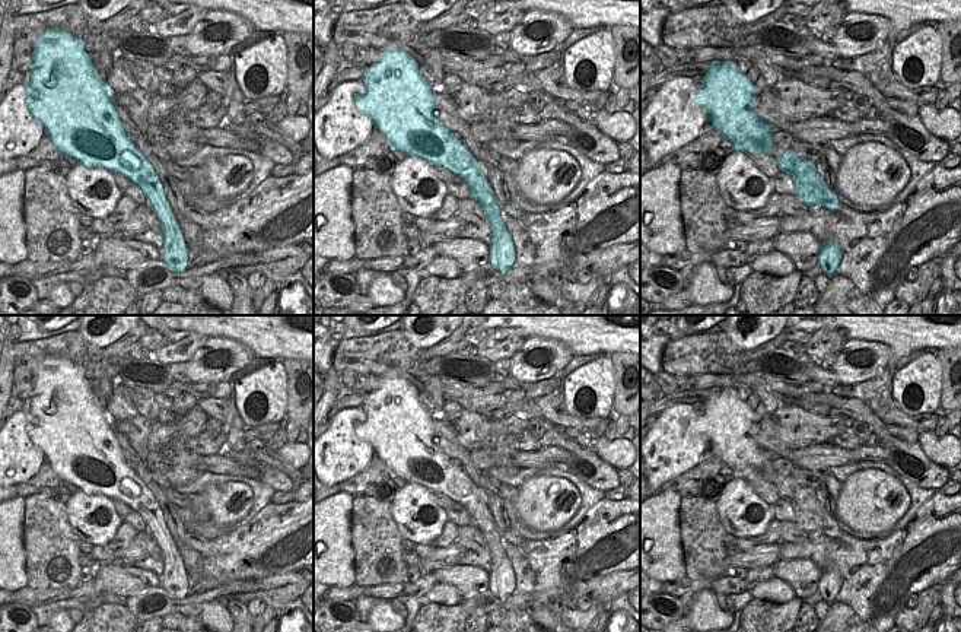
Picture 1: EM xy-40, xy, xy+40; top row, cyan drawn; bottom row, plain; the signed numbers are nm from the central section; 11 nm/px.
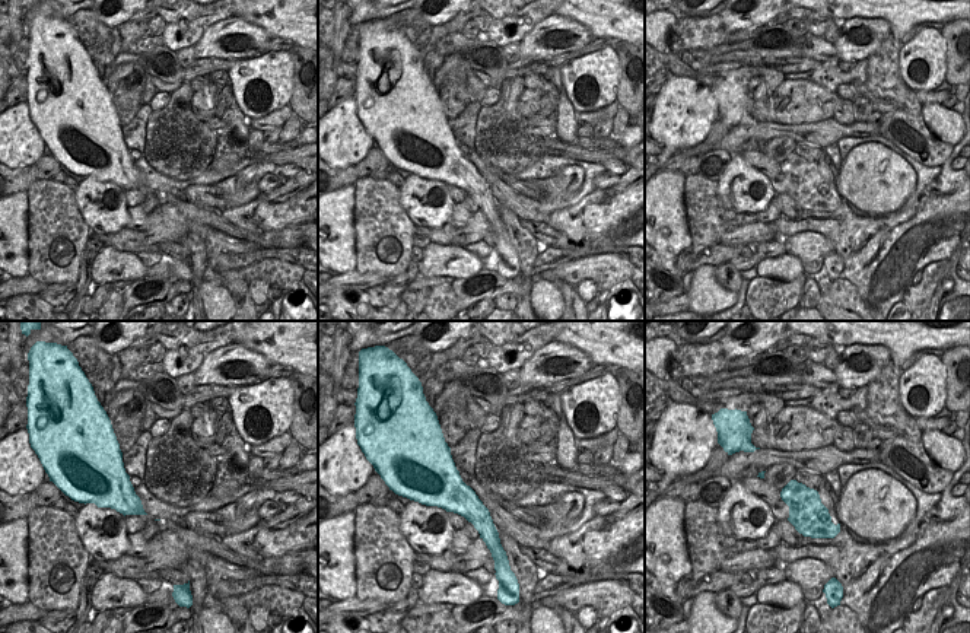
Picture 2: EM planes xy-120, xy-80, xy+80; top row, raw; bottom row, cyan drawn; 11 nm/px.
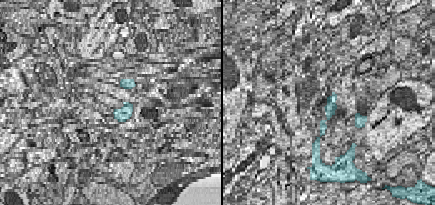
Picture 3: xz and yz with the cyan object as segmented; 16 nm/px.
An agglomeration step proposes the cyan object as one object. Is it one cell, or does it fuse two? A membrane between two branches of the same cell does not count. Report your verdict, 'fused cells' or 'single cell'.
fused cells

